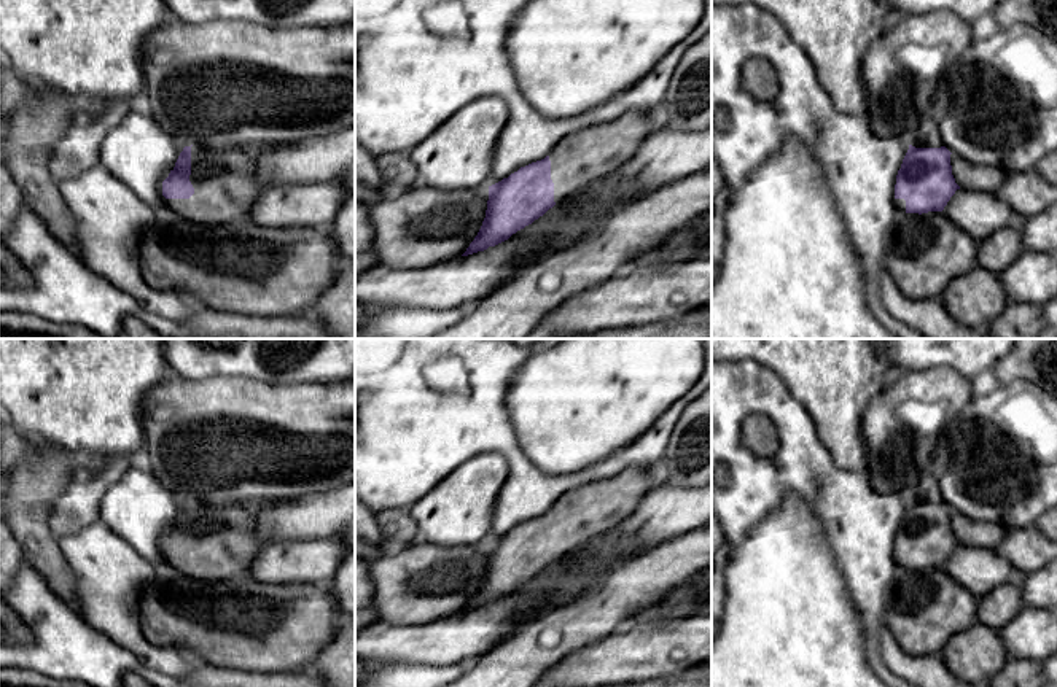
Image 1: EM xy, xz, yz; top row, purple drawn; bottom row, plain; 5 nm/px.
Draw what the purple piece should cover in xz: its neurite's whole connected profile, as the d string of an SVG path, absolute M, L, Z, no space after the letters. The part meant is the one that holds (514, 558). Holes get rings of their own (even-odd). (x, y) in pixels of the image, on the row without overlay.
M627 468L611 479L597 480L567 491L544 515L521 523L508 534L489 542L486 574L478 592L462 612L484 607L508 596L559 558L614 530L634 514L640 501L651 490L649 480L649 468Z

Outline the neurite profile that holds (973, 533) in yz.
M955 509L950 510L952 531L961 545L995 550L1008 530L1001 525L973 520Z

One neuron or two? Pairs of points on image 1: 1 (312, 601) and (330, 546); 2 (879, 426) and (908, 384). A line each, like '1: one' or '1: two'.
1: two
2: one

